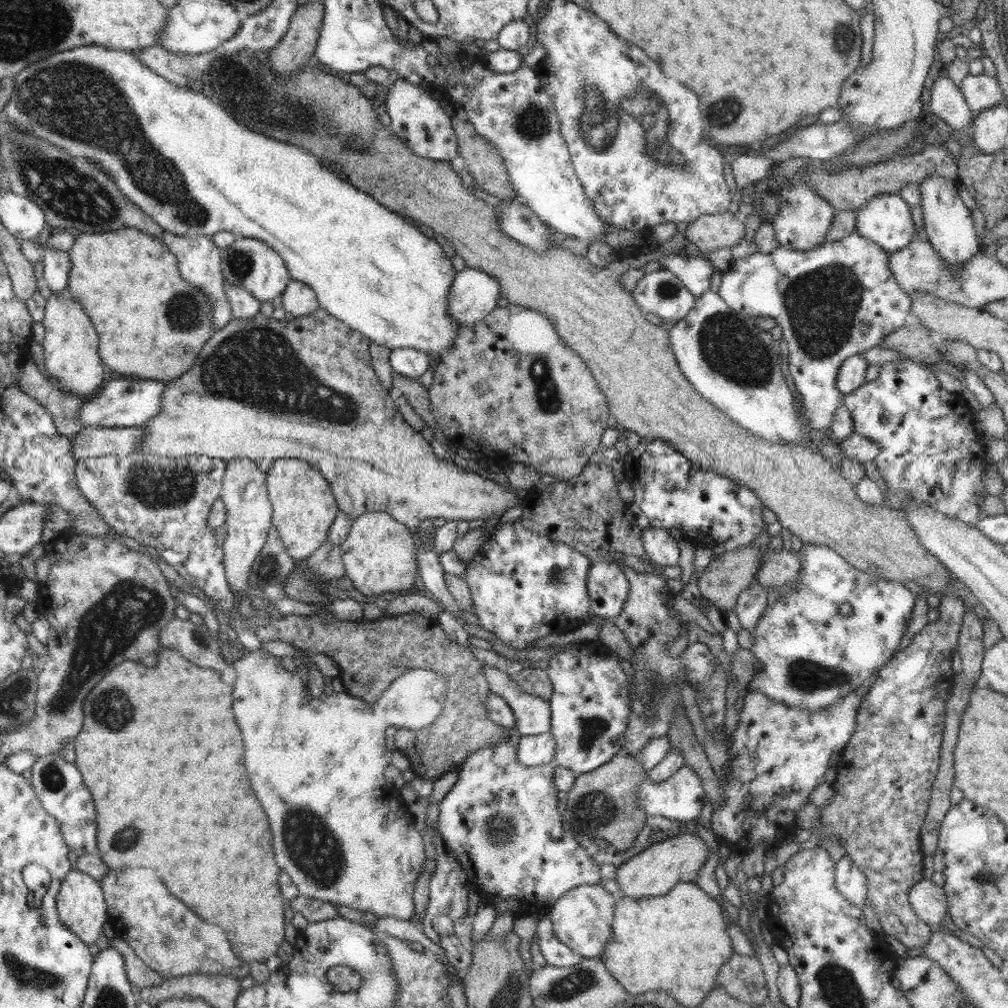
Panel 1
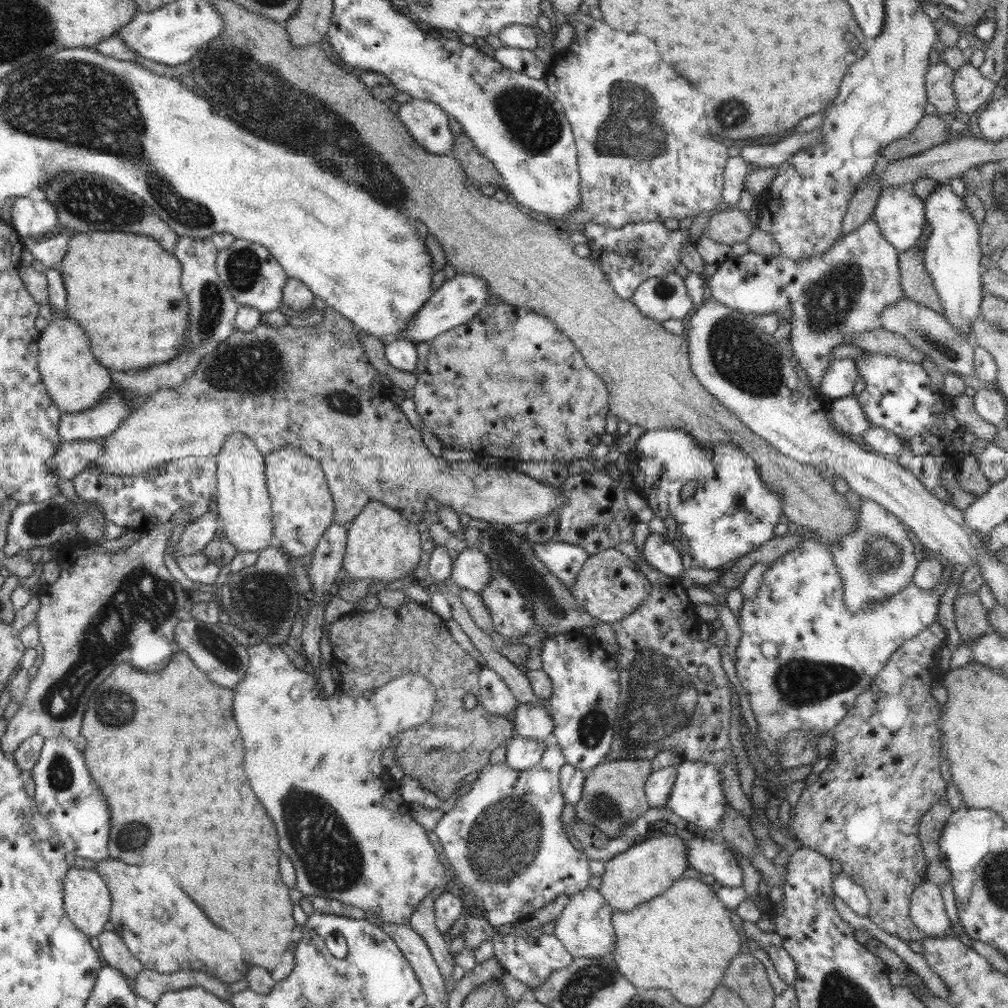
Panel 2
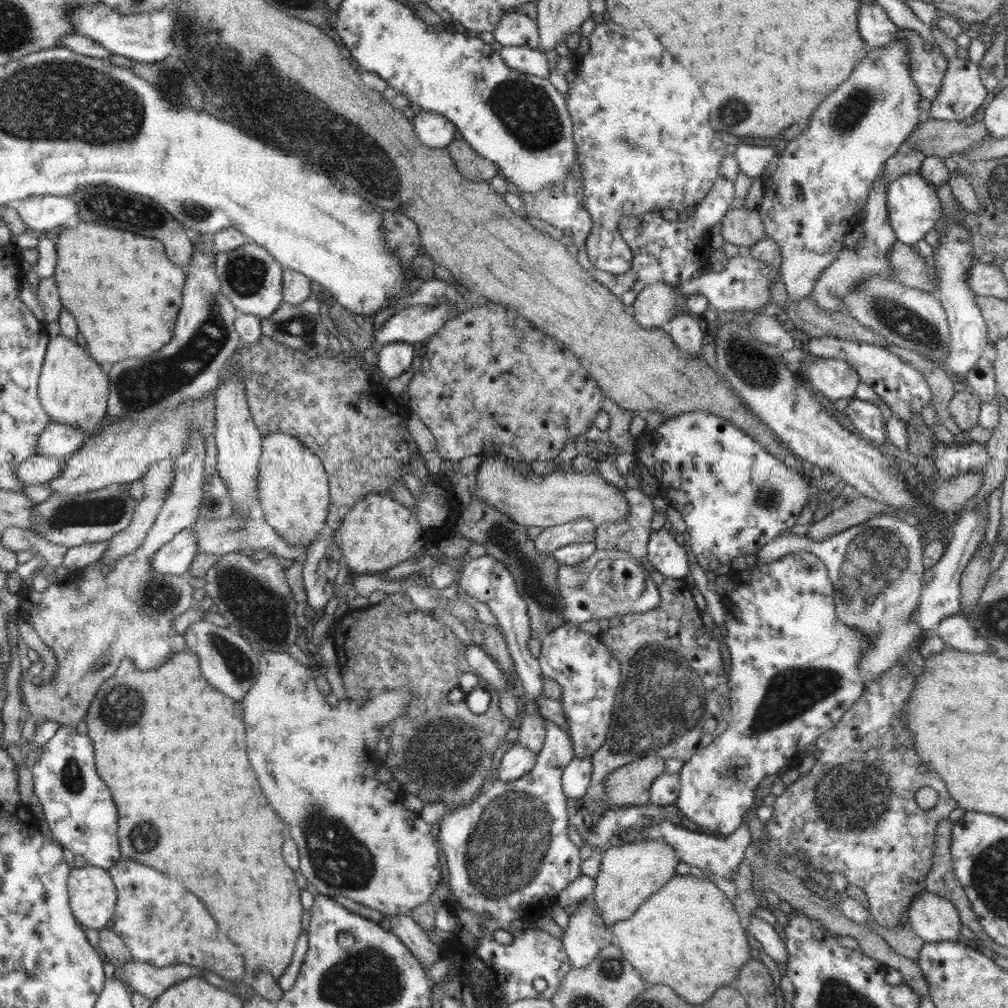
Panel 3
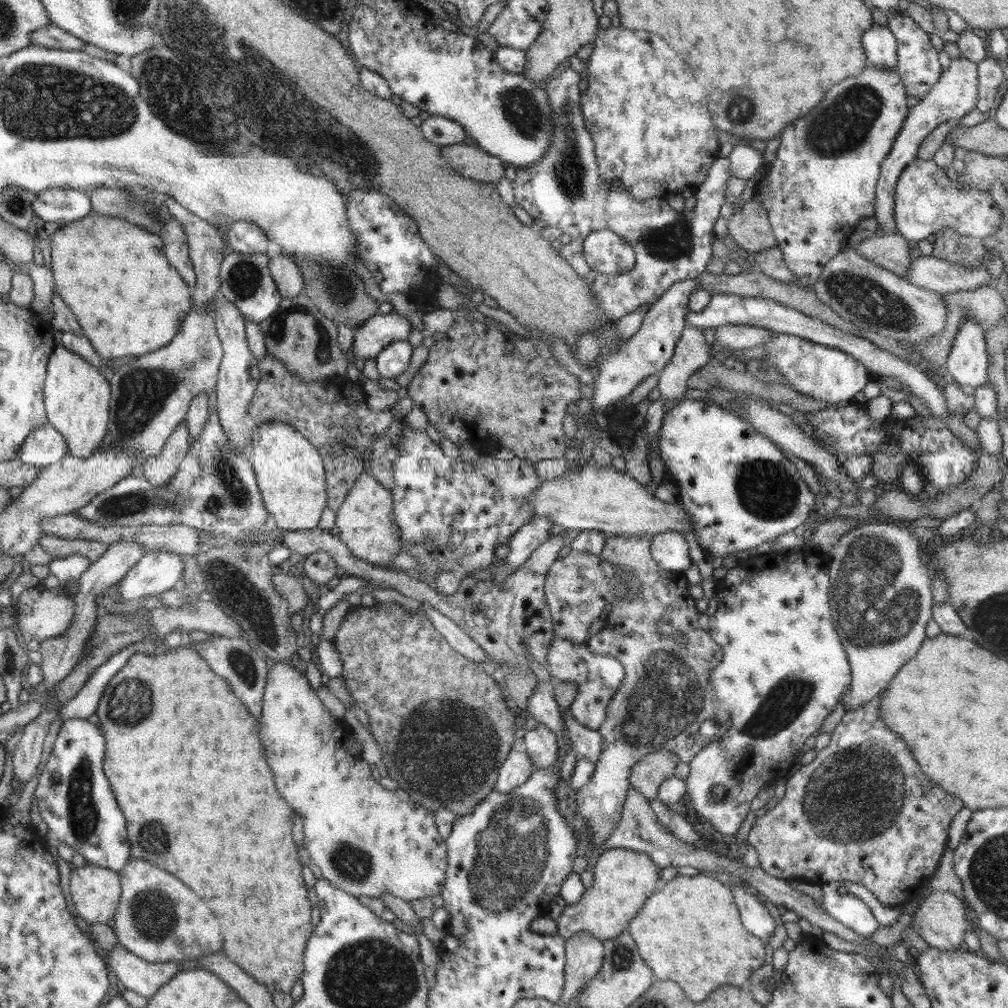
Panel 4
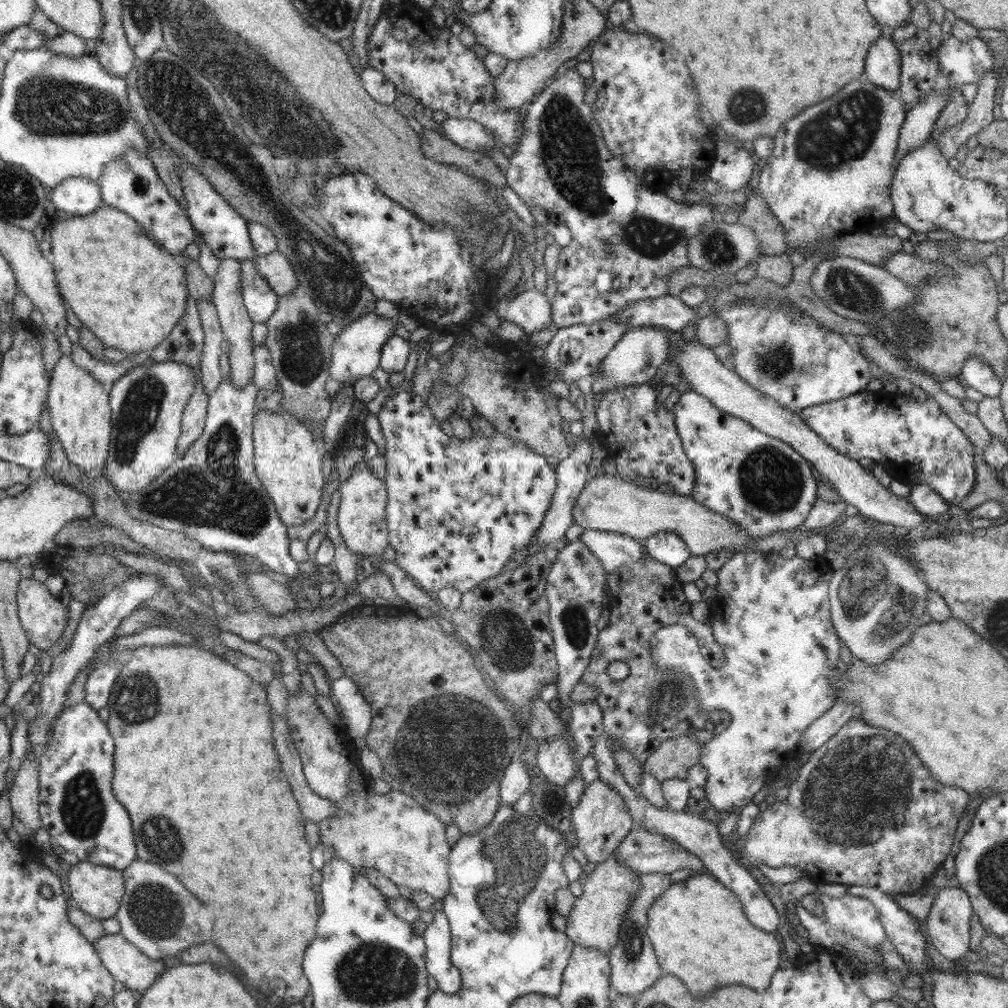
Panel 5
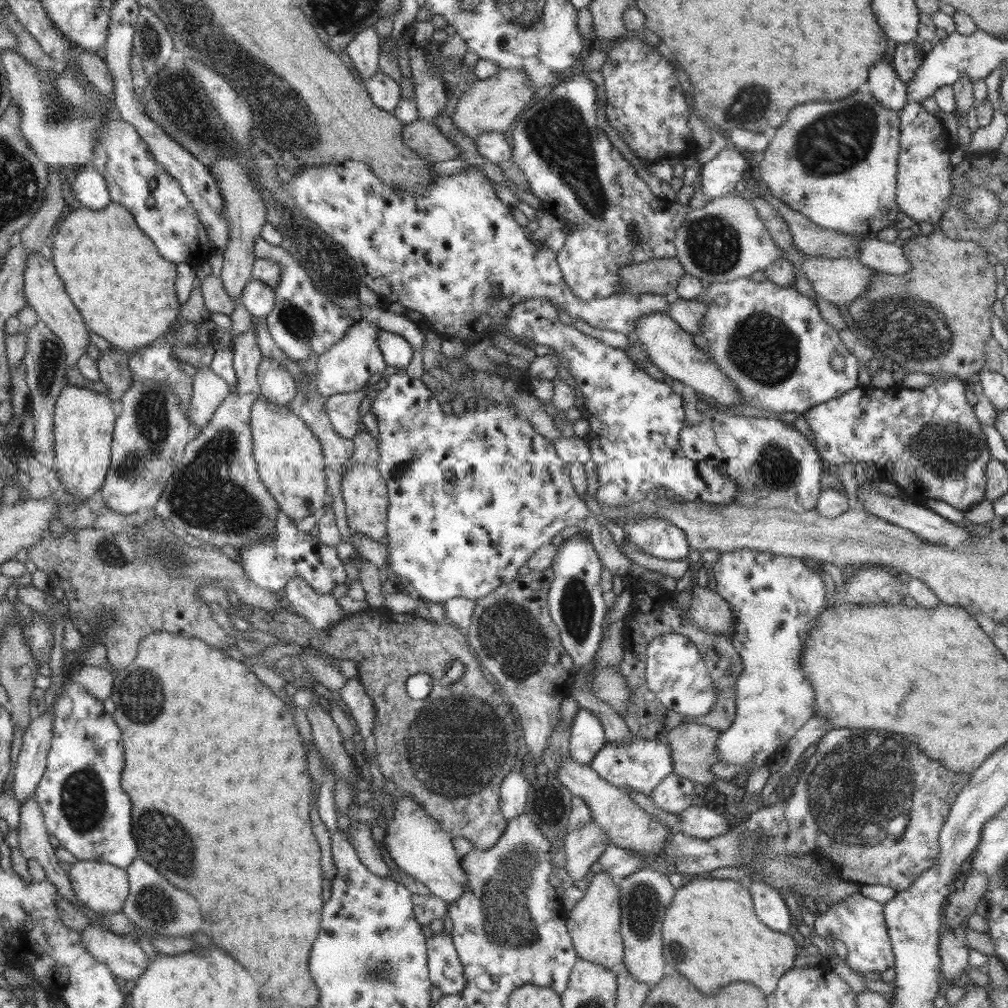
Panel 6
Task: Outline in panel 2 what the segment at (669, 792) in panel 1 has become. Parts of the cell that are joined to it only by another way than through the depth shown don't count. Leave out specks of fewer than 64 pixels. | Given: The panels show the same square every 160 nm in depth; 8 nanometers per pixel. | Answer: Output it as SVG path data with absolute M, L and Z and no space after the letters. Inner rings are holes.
M685 760L677 766L676 782L665 807L690 824L719 832L722 818L730 806L722 789L722 780L718 766Z

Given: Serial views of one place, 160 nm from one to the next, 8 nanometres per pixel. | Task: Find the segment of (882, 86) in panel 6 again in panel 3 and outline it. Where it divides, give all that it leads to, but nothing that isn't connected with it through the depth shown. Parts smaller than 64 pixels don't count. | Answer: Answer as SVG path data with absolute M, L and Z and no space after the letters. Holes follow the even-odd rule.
M860 2L859 8L858 28L868 48L880 48L890 44L897 37L899 28L888 18L878 3Z

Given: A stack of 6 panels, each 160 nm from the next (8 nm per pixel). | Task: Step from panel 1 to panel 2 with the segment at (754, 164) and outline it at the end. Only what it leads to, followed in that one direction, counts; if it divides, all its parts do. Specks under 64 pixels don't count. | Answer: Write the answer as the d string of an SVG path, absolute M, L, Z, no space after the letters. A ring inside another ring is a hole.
M740 155L727 158L723 172L722 198L730 204L729 208L737 208L750 171L750 165Z

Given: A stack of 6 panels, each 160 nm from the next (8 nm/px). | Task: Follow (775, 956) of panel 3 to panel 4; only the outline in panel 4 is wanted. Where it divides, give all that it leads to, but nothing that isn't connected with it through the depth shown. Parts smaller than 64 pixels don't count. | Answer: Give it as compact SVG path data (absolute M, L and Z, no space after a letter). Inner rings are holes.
M742 882L730 888L744 928L754 936L767 941L776 930L776 922L757 896Z

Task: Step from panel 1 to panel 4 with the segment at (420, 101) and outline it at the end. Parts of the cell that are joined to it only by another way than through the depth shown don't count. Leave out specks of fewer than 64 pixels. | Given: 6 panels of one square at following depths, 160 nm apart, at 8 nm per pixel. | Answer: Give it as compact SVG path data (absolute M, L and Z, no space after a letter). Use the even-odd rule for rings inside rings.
M431 115L430 118L422 121L420 127L424 138L438 145L448 146L462 143L467 135L464 128L456 121L440 115Z

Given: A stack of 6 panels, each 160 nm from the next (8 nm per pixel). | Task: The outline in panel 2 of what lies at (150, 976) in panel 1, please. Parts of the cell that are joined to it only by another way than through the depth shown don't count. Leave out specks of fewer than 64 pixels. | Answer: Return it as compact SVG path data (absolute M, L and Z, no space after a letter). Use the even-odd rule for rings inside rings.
M102 931L98 936L100 954L106 964L117 968L130 981L145 966L130 952L124 941L114 931Z

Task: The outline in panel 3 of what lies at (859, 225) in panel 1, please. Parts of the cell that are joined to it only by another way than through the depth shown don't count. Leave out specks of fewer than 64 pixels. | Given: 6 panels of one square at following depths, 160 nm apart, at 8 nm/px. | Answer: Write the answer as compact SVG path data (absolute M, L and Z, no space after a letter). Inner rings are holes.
M919 171L903 174L889 182L887 186L888 218L897 240L911 245L924 239L927 232L941 218L941 204L936 194L937 187L926 180Z

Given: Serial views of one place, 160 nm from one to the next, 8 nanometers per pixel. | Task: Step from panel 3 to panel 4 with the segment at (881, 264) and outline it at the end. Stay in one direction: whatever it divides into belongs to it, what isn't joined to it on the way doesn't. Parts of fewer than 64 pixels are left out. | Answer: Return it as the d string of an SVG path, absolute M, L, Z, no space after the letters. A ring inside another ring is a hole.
M959 57L958 60L951 60L948 68L941 71L938 82L932 86L921 99L920 103L909 108L906 120L895 138L892 150L882 161L880 176L875 188L875 218L879 226L886 232L895 228L894 214L894 193L895 186L904 167L915 159L916 153L923 140L943 122L956 120L966 116L971 110L977 108L977 96L979 80L977 79L977 64ZM886 228L888 231L886 231Z

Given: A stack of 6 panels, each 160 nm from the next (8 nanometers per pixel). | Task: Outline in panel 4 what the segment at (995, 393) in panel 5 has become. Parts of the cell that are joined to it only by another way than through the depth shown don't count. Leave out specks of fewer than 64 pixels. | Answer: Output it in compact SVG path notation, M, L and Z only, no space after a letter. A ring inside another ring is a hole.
M972 319L960 324L945 362L946 376L959 385L977 389L990 382L990 362L982 328Z

